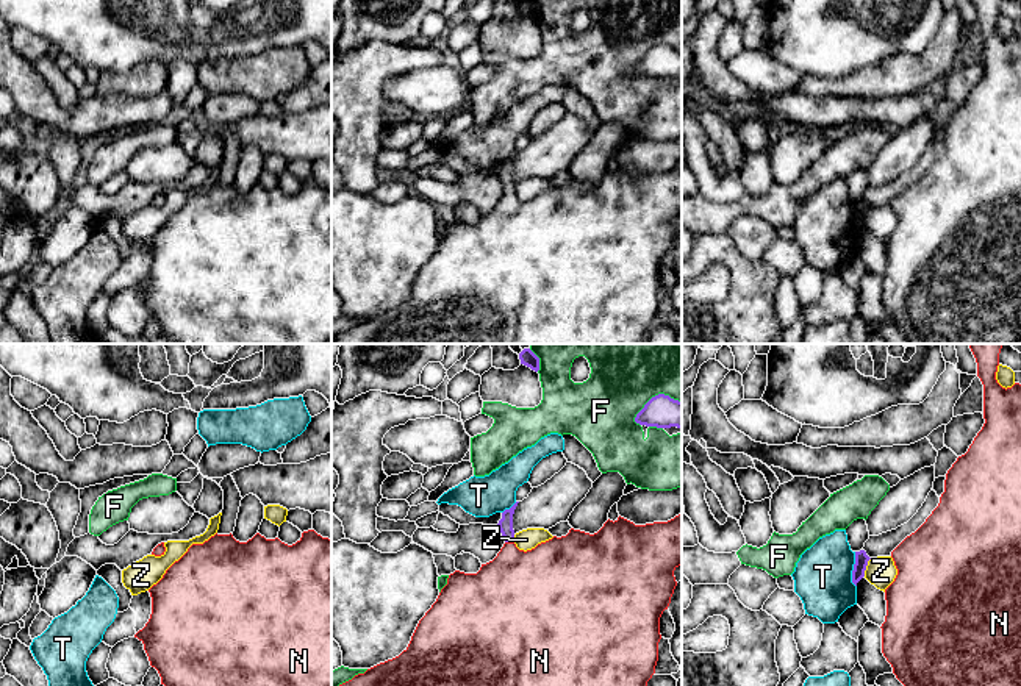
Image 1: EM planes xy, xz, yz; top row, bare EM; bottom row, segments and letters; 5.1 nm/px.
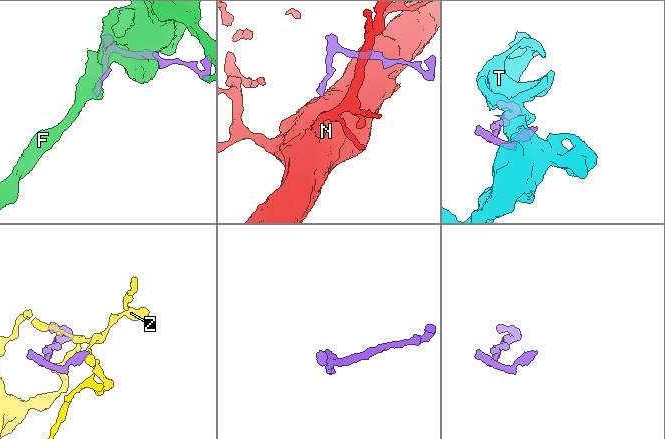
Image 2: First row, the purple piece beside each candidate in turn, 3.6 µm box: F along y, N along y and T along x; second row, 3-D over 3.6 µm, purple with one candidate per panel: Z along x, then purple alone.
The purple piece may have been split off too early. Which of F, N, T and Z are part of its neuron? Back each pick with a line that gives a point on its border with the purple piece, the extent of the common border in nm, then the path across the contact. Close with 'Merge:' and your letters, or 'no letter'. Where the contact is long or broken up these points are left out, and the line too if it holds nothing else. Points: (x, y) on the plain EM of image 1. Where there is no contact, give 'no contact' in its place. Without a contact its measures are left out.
N: xz (508, 191) | 40 nm | across xz (505, 174), (508, 191), (518, 238)
Merge: N

